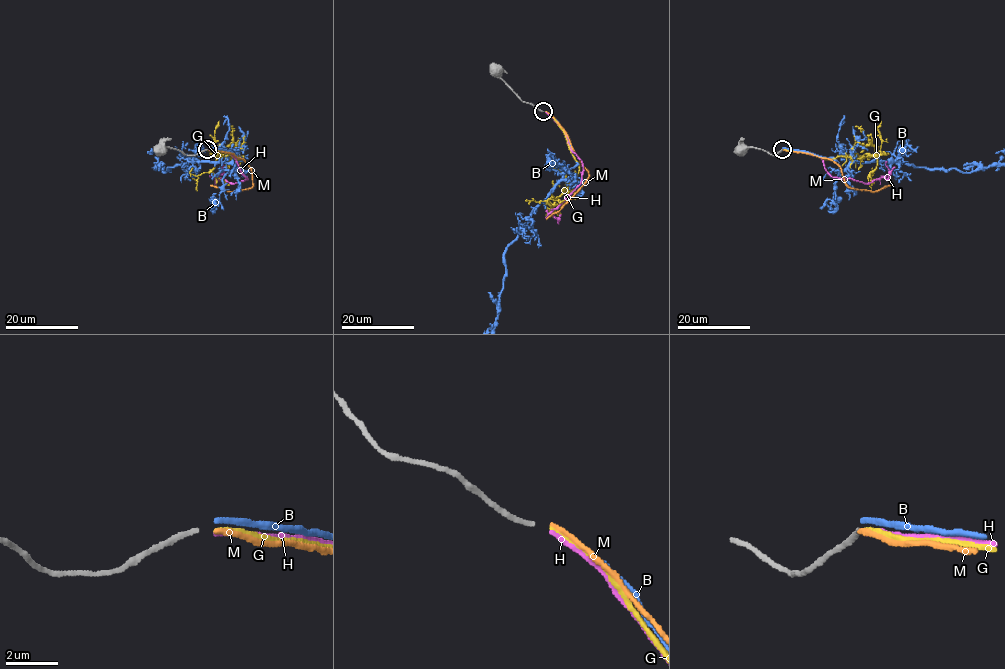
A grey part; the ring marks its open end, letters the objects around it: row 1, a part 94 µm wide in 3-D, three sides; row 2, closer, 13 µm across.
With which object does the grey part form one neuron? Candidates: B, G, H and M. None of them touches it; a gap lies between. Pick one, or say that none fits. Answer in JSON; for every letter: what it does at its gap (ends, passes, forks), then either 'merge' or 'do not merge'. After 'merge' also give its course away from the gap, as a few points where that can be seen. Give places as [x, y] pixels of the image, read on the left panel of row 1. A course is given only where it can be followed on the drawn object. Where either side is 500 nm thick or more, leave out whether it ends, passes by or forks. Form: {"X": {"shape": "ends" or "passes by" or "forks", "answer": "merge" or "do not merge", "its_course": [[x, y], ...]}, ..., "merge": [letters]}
{"B": {"shape": "ends", "answer": "do not merge"}, "G": {"shape": "ends", "answer": "merge", "its_course": [[209, 149], [226, 151], [236, 159], [243, 156], [219, 156], [210, 170], [197, 176], [197, 190]]}, "H": {"shape": "ends", "answer": "do not merge"}, "M": {"shape": "ends", "answer": "do not merge"}, "merge": ["G"]}

